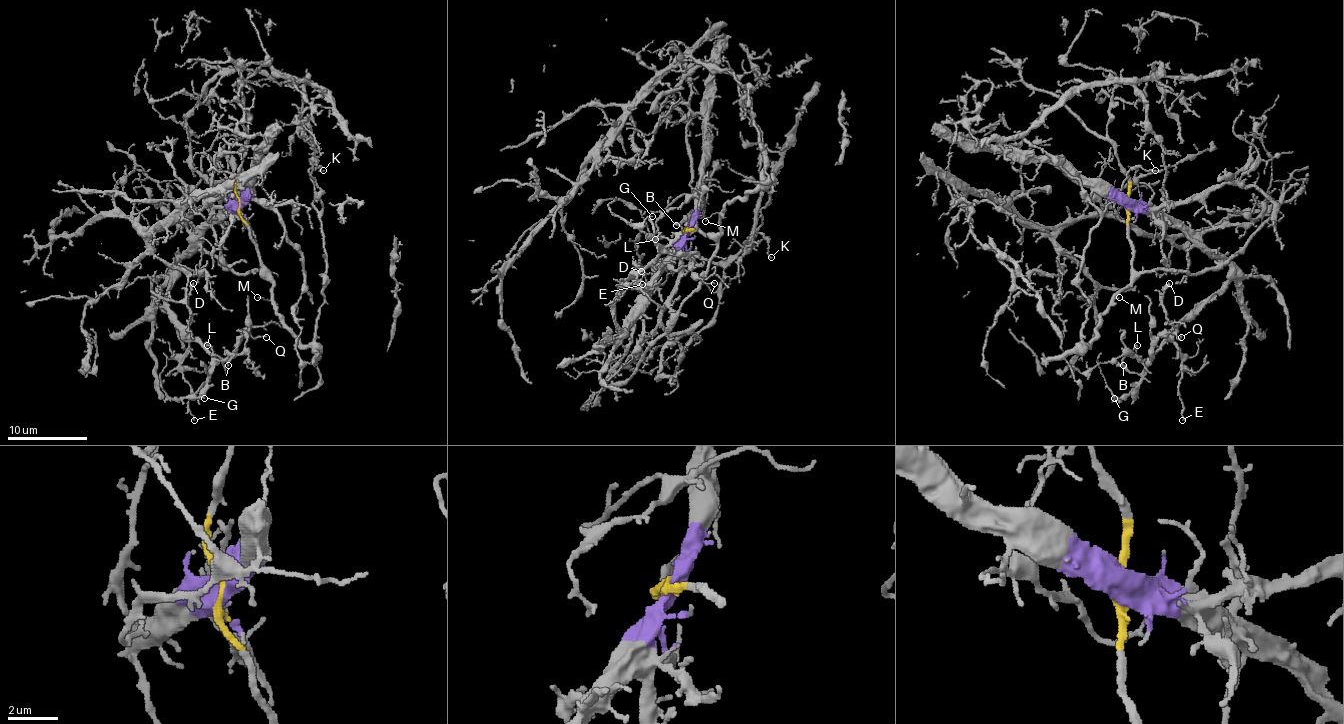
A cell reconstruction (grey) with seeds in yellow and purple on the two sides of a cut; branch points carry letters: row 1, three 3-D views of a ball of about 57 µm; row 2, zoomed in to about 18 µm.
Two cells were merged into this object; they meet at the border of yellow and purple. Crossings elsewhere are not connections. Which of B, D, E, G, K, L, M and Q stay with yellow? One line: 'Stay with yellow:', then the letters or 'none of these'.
Stay with yellow: K, M

